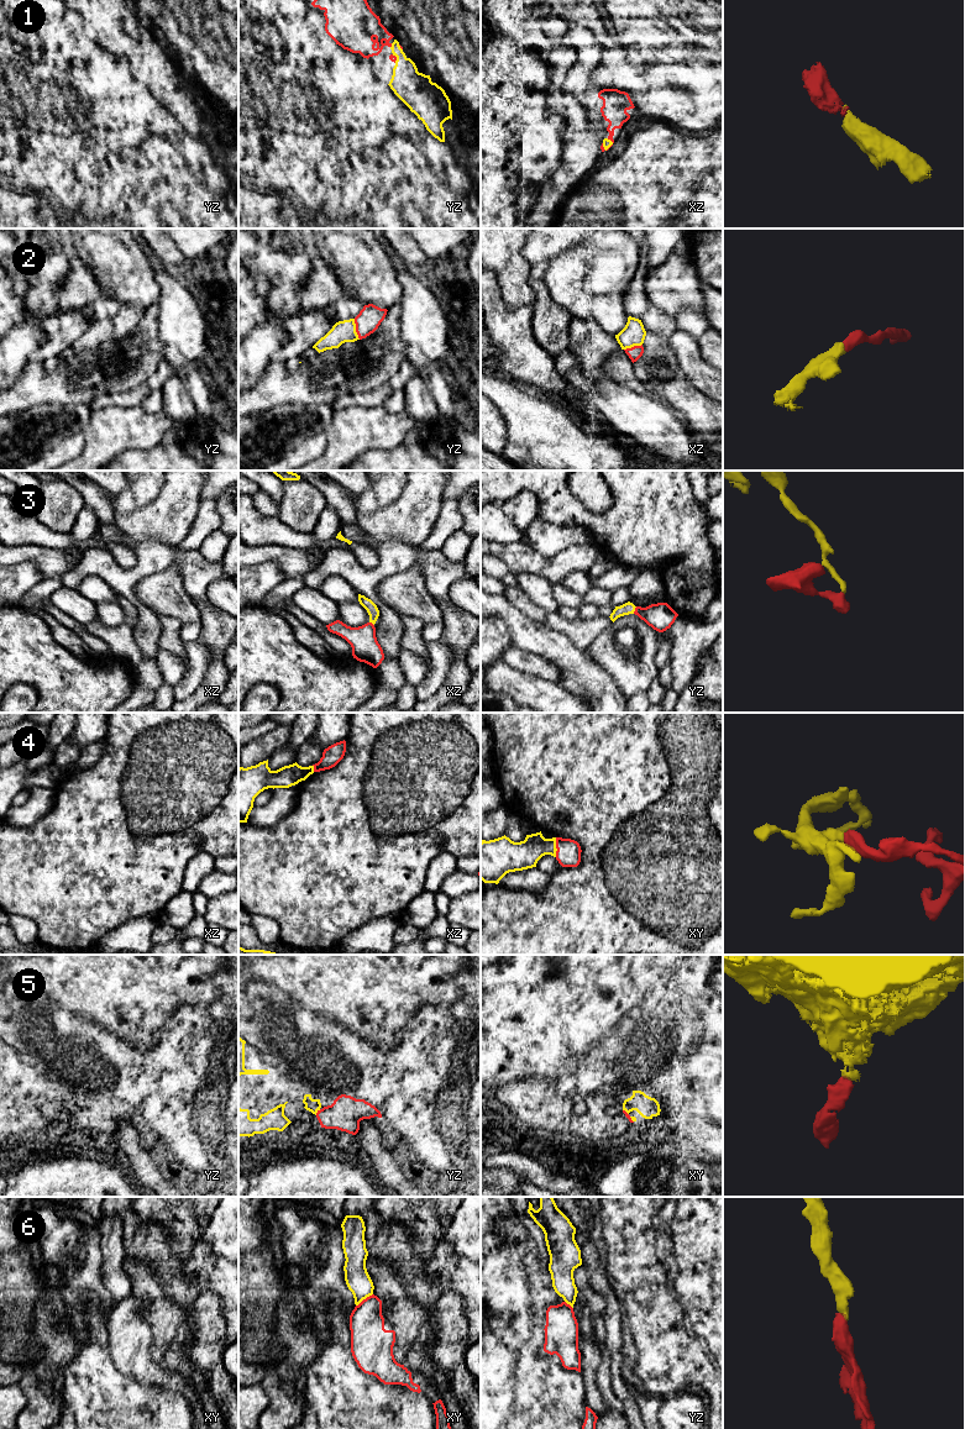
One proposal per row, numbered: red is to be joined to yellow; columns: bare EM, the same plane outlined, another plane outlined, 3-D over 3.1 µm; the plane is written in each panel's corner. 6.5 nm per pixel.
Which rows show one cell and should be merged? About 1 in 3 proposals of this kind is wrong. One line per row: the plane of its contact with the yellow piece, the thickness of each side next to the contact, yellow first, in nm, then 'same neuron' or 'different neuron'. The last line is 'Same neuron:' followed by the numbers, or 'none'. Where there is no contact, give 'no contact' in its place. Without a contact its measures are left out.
1: xz | 60/20 nm | same neuron
2: yz | 140/160 nm | same neuron
3: yz | 80/180 nm | same neuron
4: xy | 190/160 nm | same neuron
5: yz | 90/220 nm | same neuron
6: xy | 160/220 nm | different neuron
Same neuron: 1, 2, 3, 4, 5

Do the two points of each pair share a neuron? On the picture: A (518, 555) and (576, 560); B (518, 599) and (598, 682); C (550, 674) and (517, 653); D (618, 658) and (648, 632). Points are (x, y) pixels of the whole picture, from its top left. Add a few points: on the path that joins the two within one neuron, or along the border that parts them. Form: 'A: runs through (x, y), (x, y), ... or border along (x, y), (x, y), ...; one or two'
A: runs through (533, 562), (543, 566), (561, 566); one
B: border along (515, 608), (526, 616), (543, 623); two
C: runs through (541, 667), (525, 662); one
D: runs through (632, 663), (641, 662), (648, 646); one

